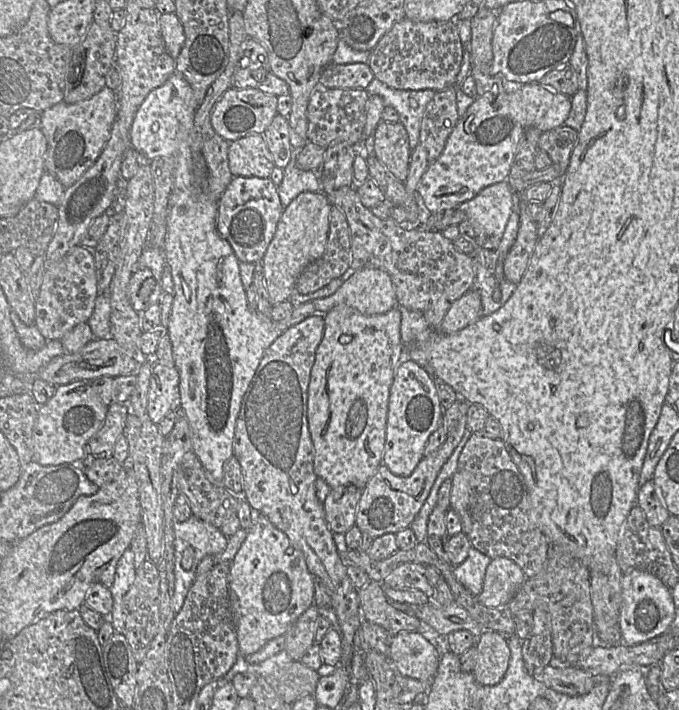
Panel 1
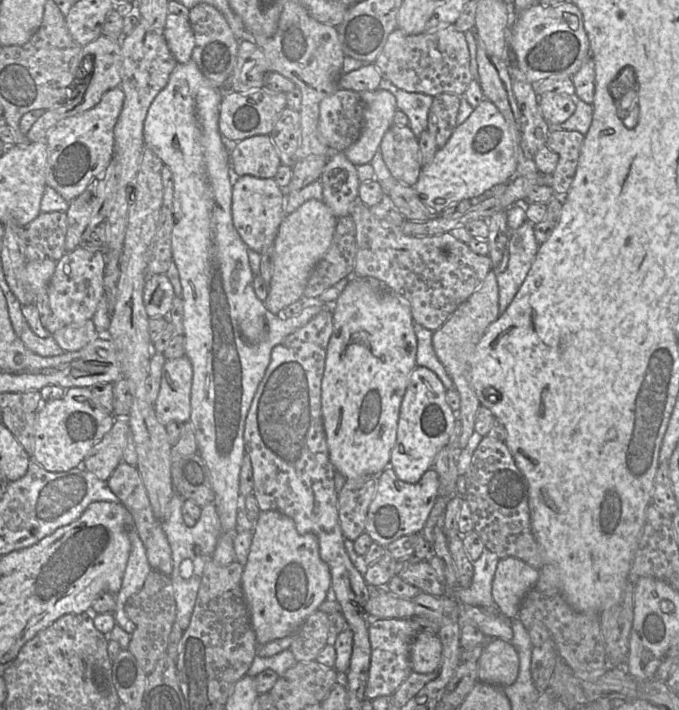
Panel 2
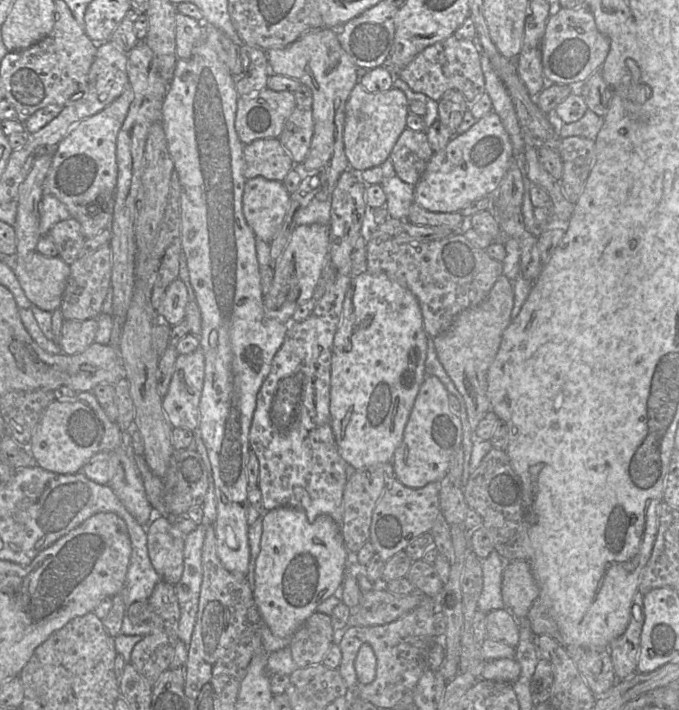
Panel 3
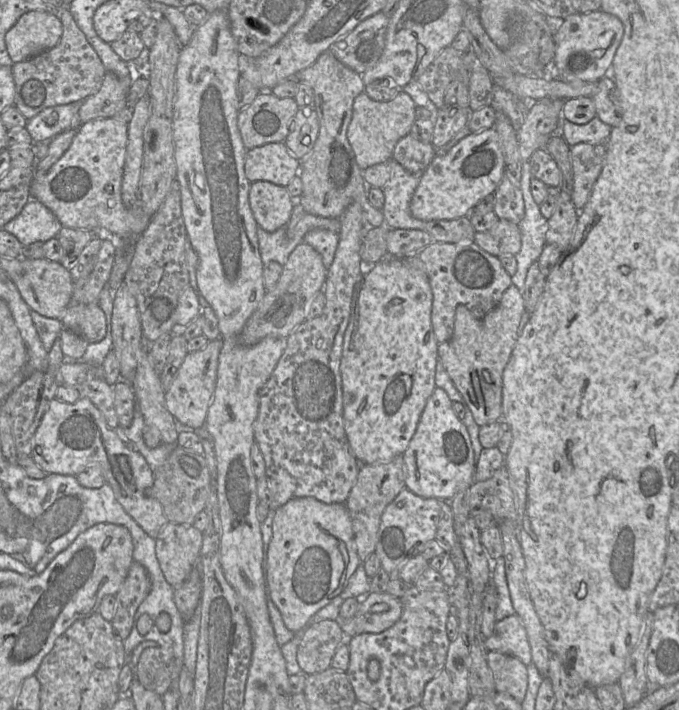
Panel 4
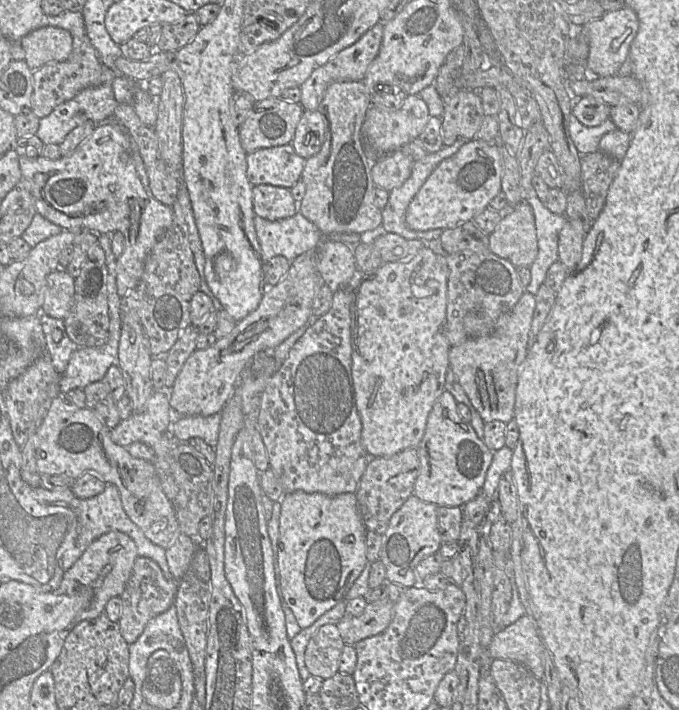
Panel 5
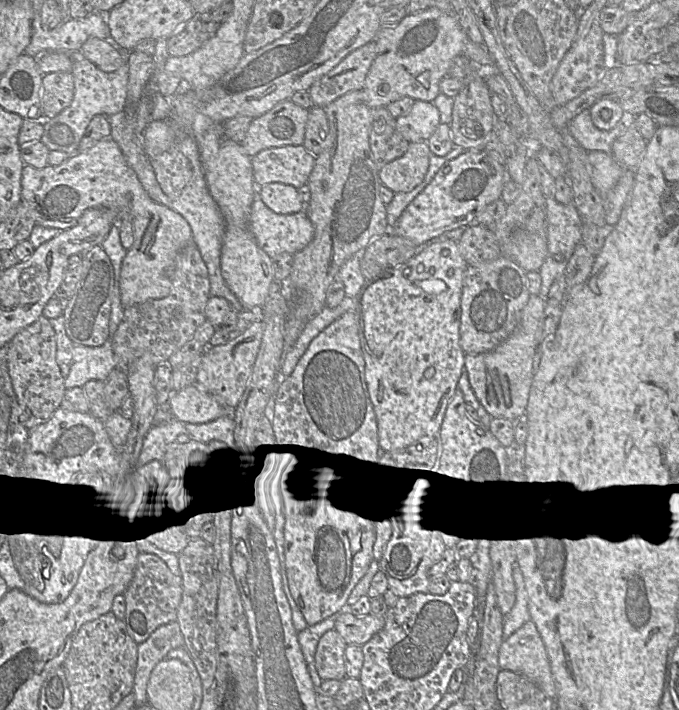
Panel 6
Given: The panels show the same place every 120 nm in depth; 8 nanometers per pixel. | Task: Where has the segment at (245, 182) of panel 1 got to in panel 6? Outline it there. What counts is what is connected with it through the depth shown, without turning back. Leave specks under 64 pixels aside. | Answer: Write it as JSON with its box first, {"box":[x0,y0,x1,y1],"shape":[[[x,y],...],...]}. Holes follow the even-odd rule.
{"box":[257,183,305,215],"shape":[[[269,183],[257,189],[264,204],[273,212],[291,215],[305,211],[298,189],[282,183]]]}

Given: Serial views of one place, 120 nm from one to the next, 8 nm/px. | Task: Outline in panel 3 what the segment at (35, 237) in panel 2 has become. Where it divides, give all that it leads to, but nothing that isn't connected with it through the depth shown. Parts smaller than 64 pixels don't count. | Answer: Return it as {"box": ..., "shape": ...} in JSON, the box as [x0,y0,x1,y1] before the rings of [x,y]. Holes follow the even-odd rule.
{"box":[48,217,86,265],"shape":[[[72,217],[55,224],[48,235],[57,246],[58,257],[68,265],[79,257],[86,240],[82,233],[81,223]]]}

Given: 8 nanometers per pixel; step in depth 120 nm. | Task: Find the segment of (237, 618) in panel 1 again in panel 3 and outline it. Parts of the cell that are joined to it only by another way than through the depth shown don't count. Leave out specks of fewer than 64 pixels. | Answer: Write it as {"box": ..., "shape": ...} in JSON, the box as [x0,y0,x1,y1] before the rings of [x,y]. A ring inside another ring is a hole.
{"box":[252,507,347,638],"shape":[[[294,507],[267,512],[262,520],[252,594],[272,634],[279,638],[292,637],[321,602],[334,596],[342,584],[346,563],[347,549],[340,526],[331,516],[322,514],[309,522],[305,512]]]}

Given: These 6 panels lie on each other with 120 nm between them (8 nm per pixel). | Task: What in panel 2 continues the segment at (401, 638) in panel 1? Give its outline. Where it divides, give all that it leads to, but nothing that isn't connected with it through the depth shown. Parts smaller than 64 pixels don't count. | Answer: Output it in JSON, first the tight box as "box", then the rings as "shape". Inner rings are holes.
{"box":[410,632,442,674],"shape":[[[418,632],[410,648],[412,671],[421,674],[432,673],[440,663],[441,653],[442,645],[437,635]]]}

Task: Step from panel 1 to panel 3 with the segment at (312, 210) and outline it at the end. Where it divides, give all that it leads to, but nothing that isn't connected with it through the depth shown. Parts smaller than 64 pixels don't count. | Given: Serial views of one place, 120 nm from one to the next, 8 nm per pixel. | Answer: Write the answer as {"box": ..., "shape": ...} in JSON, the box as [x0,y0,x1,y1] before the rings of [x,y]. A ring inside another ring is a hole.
{"box":[264,225,330,324],"shape":[[[298,225],[293,230],[281,257],[274,265],[274,278],[269,293],[264,296],[264,310],[269,318],[289,324],[298,306],[313,298],[315,288],[330,252],[329,225]]]}

